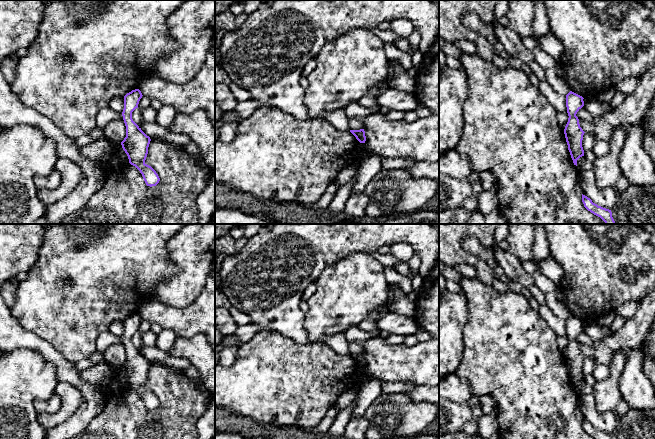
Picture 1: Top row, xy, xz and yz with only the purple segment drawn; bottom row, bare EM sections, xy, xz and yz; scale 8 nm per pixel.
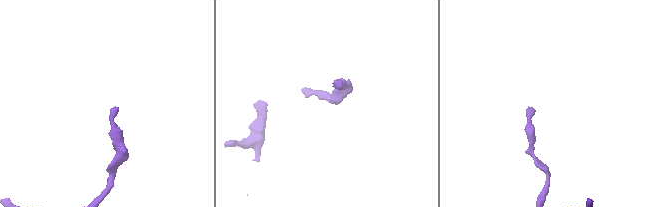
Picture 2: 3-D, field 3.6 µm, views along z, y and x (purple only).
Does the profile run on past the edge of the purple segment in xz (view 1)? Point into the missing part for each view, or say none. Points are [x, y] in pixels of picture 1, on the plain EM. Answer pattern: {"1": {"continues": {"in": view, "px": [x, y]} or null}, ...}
{"1": {"continues": null}}

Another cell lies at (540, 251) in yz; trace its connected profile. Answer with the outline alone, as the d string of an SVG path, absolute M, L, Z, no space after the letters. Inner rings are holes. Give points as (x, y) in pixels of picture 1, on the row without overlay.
M532 224L535 230L535 239L532 249L533 262L537 265L535 271L534 285L537 286L545 295L545 304L559 318L566 320L570 313L565 304L557 299L555 295L555 284L540 269L543 260L551 256L549 241L543 224Z

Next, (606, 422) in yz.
M593 394L580 396L578 403L582 418L590 422L593 427L609 434L617 428L617 414L614 411L600 413L596 409Z

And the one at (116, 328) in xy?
M114 321L109 327L109 332L114 336L122 338L124 333L124 321Z

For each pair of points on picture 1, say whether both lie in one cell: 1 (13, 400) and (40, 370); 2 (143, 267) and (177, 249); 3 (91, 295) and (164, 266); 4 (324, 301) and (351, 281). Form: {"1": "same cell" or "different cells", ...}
{"1": "same cell", "2": "different cells", "3": "same cell", "4": "same cell"}

